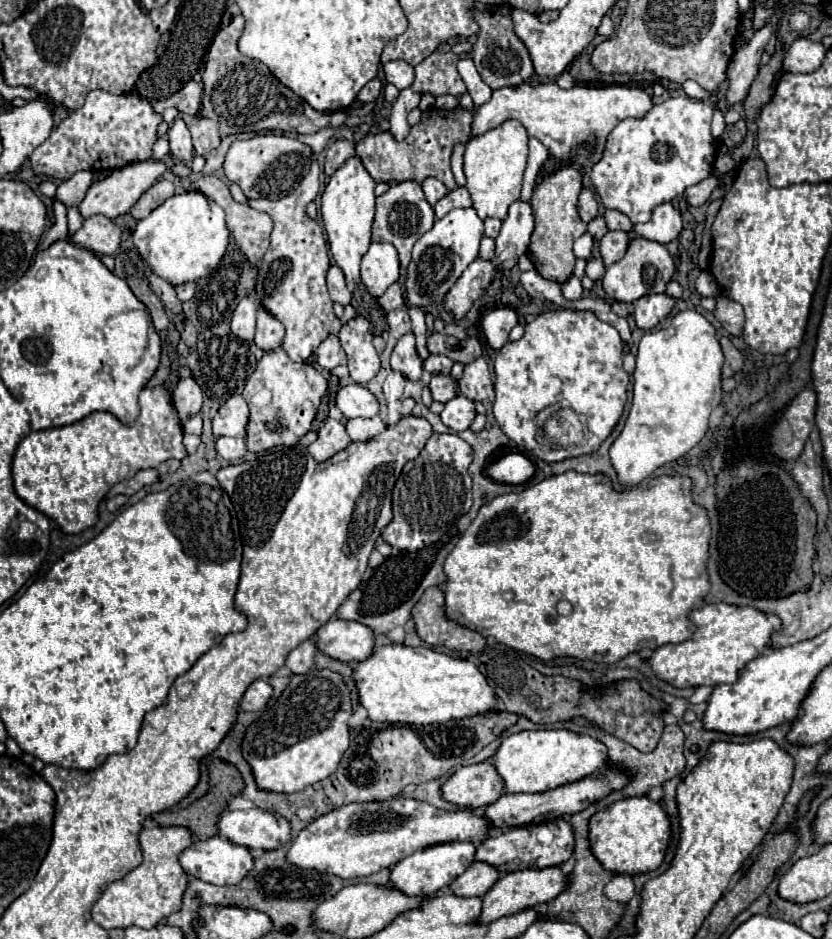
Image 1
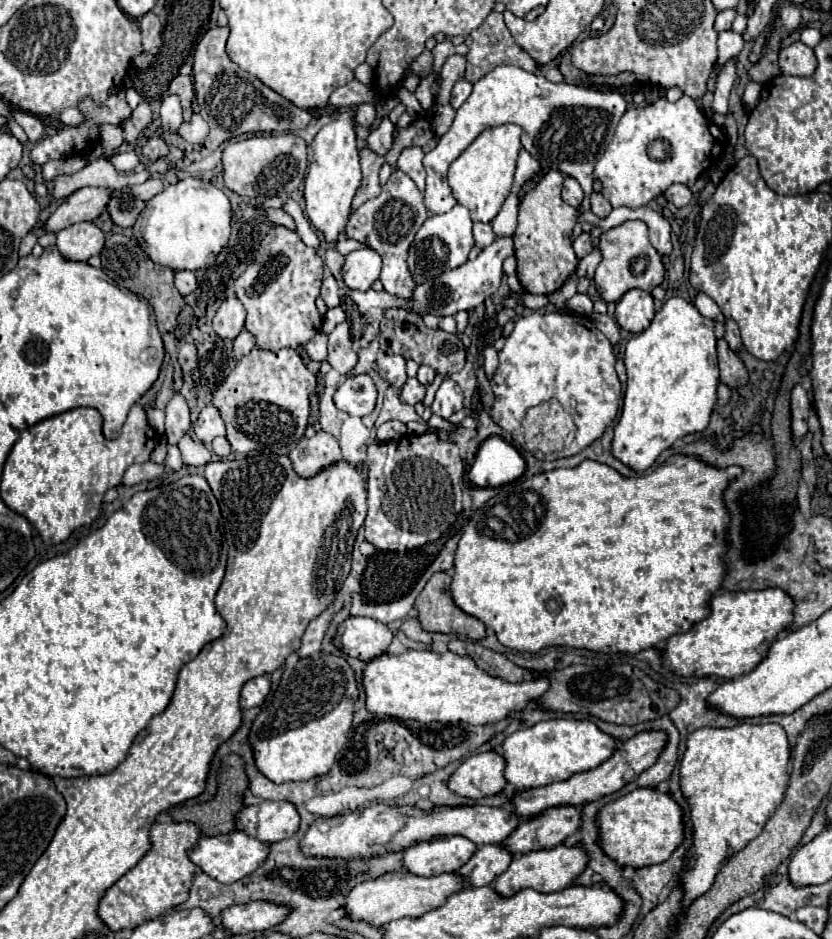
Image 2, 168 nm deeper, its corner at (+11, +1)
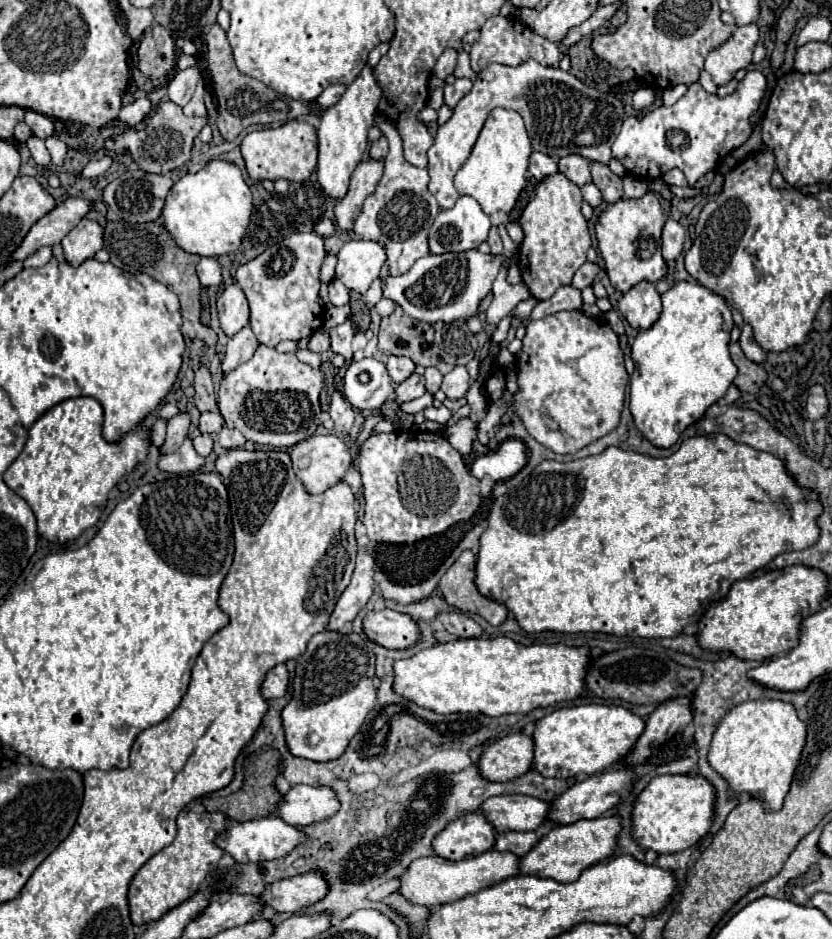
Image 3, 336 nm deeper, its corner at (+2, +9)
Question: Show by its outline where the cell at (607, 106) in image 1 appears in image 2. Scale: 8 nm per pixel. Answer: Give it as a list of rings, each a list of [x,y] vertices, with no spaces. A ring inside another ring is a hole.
[[[496,66],[492,72],[482,76],[472,86],[468,100],[456,110],[454,124],[450,130],[440,136],[436,148],[426,152],[424,170],[426,170],[426,192],[424,202],[432,214],[448,212],[456,200],[448,188],[446,172],[448,166],[474,142],[474,138],[492,126],[514,122],[522,128],[522,146],[530,150],[530,156],[542,164],[542,168],[552,168],[574,176],[582,190],[584,200],[582,210],[590,210],[590,194],[594,184],[594,164],[604,154],[606,146],[614,136],[614,126],[626,112],[626,100],[618,92],[600,92],[590,87],[574,84],[554,84],[542,74],[526,72],[518,66]]]

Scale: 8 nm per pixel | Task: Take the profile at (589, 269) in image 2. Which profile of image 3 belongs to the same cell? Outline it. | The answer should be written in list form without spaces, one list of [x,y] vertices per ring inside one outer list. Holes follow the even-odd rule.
[[[585,262],[573,276],[573,286],[577,288],[585,288],[589,284],[593,284],[595,276],[601,272],[601,266],[595,264],[595,262]]]

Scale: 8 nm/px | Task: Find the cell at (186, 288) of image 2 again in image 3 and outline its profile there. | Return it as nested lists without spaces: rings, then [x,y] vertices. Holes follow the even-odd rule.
[[[201,258],[197,264],[197,276],[203,286],[219,286],[221,284],[221,268],[215,258]]]

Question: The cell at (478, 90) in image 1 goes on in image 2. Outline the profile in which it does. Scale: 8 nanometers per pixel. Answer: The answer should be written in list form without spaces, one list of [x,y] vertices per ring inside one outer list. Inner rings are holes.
[[[460,78],[460,80],[454,84],[454,88],[452,88],[450,106],[452,106],[454,110],[458,110],[458,108],[464,104],[464,100],[470,96],[470,92],[472,92],[472,84],[466,82],[464,78]]]

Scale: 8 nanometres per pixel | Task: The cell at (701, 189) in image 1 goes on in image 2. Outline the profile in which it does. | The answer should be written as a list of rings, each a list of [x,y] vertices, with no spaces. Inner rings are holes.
[[[672,184],[672,186],[664,192],[664,196],[666,196],[666,200],[670,200],[676,208],[682,208],[682,206],[686,206],[686,204],[690,202],[692,192],[690,192],[688,186],[684,186],[684,184]]]

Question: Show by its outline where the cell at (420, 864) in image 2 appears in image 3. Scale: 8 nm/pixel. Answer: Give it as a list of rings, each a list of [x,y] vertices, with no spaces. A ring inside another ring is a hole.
[[[469,812],[433,838],[433,850],[445,860],[463,860],[493,848],[495,830],[481,812]]]

